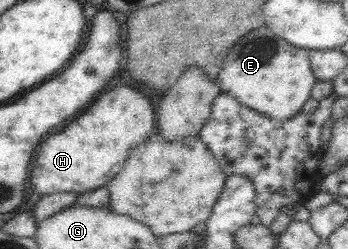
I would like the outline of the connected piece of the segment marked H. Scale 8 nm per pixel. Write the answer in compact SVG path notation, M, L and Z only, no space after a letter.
M125 85L99 93L93 104L61 134L47 136L31 168L29 180L35 188L33 192L41 197L59 192L85 193L107 186L113 176L124 172L130 162L130 152L155 130L154 107L143 94L143 87L139 89Z

